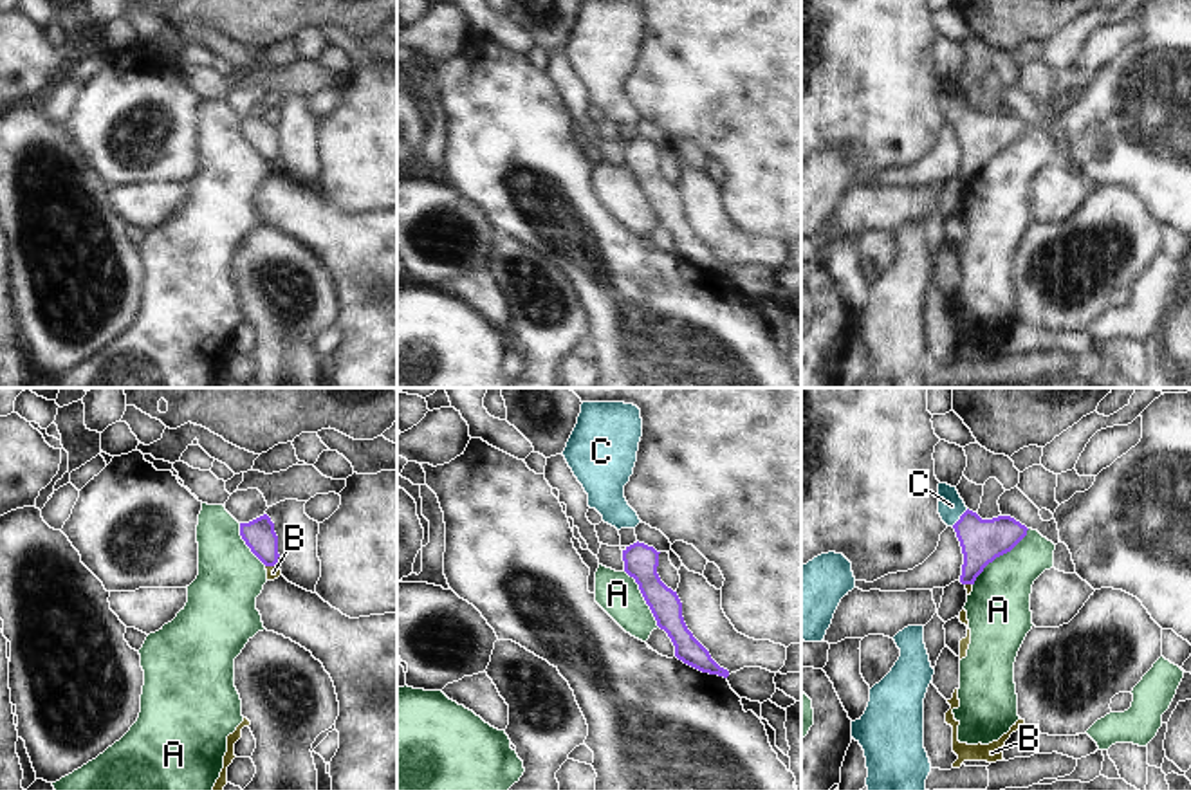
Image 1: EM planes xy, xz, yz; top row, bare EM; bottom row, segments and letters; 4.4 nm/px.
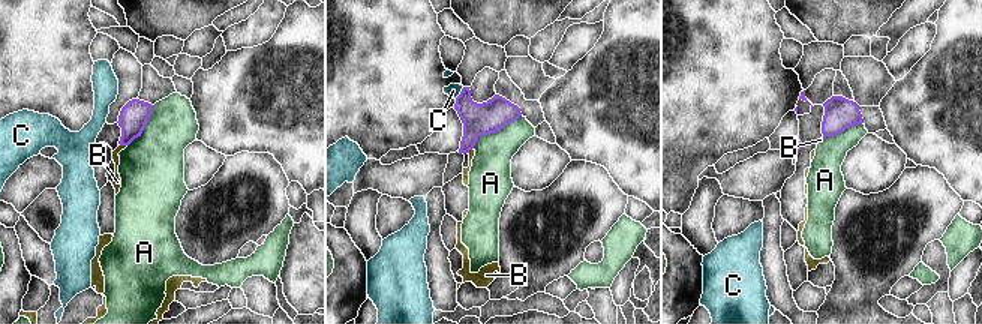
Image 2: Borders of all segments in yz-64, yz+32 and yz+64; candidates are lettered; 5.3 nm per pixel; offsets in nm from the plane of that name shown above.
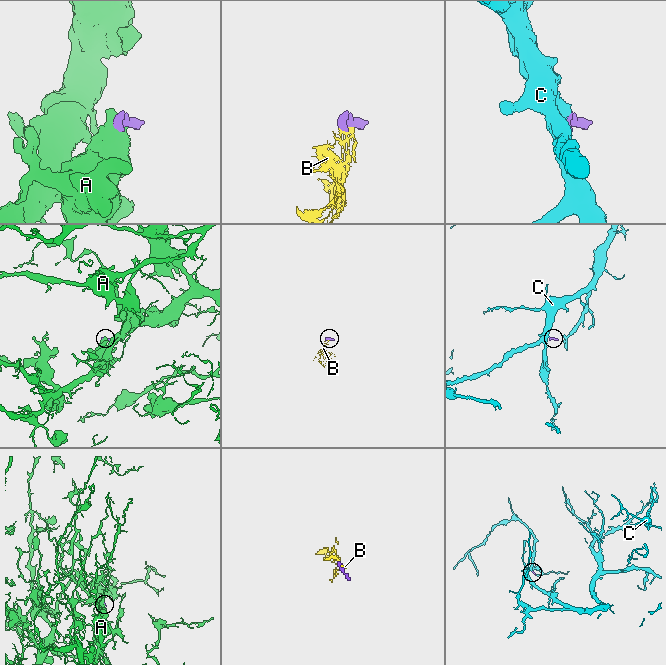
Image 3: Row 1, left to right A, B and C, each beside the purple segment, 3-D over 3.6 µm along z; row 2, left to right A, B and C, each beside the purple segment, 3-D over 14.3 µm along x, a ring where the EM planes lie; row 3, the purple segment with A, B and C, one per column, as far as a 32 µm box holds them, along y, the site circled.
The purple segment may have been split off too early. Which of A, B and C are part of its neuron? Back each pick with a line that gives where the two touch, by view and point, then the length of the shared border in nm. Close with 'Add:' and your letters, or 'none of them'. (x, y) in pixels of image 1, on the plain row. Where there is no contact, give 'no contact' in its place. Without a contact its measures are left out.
C: meets purple in yz at (960, 114); contact 110 nm long
Add: C

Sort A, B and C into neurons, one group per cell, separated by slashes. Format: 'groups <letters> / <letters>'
groups A B / C

